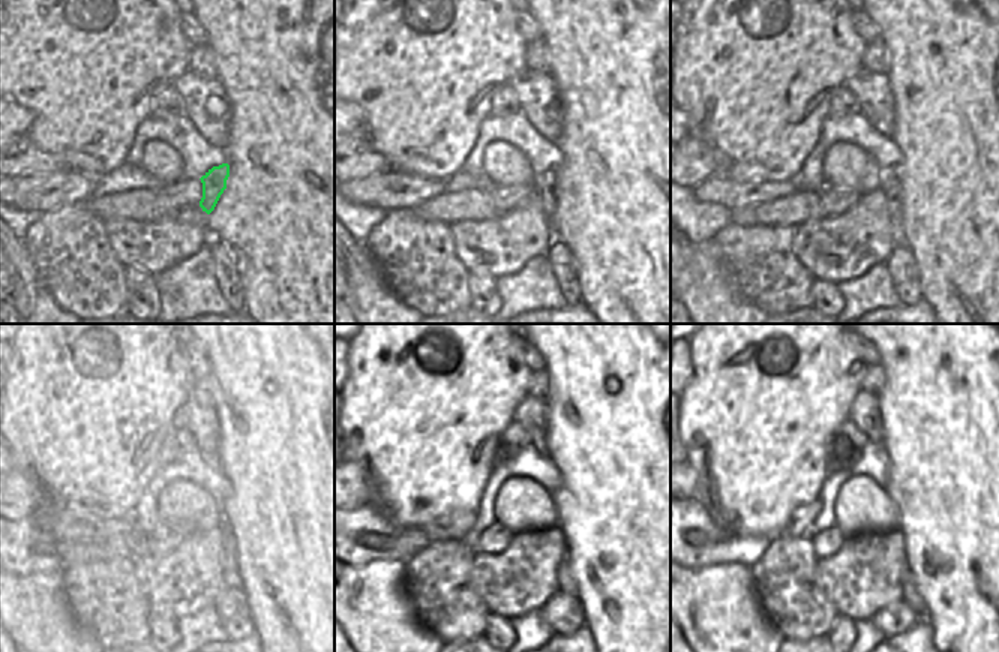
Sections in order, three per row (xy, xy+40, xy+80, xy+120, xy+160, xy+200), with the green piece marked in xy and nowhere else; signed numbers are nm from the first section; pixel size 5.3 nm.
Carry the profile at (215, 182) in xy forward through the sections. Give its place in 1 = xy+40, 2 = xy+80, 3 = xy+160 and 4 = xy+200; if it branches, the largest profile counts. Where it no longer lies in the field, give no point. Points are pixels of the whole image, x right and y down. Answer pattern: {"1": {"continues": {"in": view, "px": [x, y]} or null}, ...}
{"1": {"continues": {"in": "xy+40", "px": [546, 182]}}, "2": {"continues": {"in": "xy+80", "px": [888, 177]}}, "3": {"continues": {"in": "xy+160", "px": [567, 583]}}, "4": {"continues": {"in": "xy+200", "px": [911, 595]}}}

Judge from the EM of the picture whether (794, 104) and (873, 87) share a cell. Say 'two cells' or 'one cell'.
two cells

